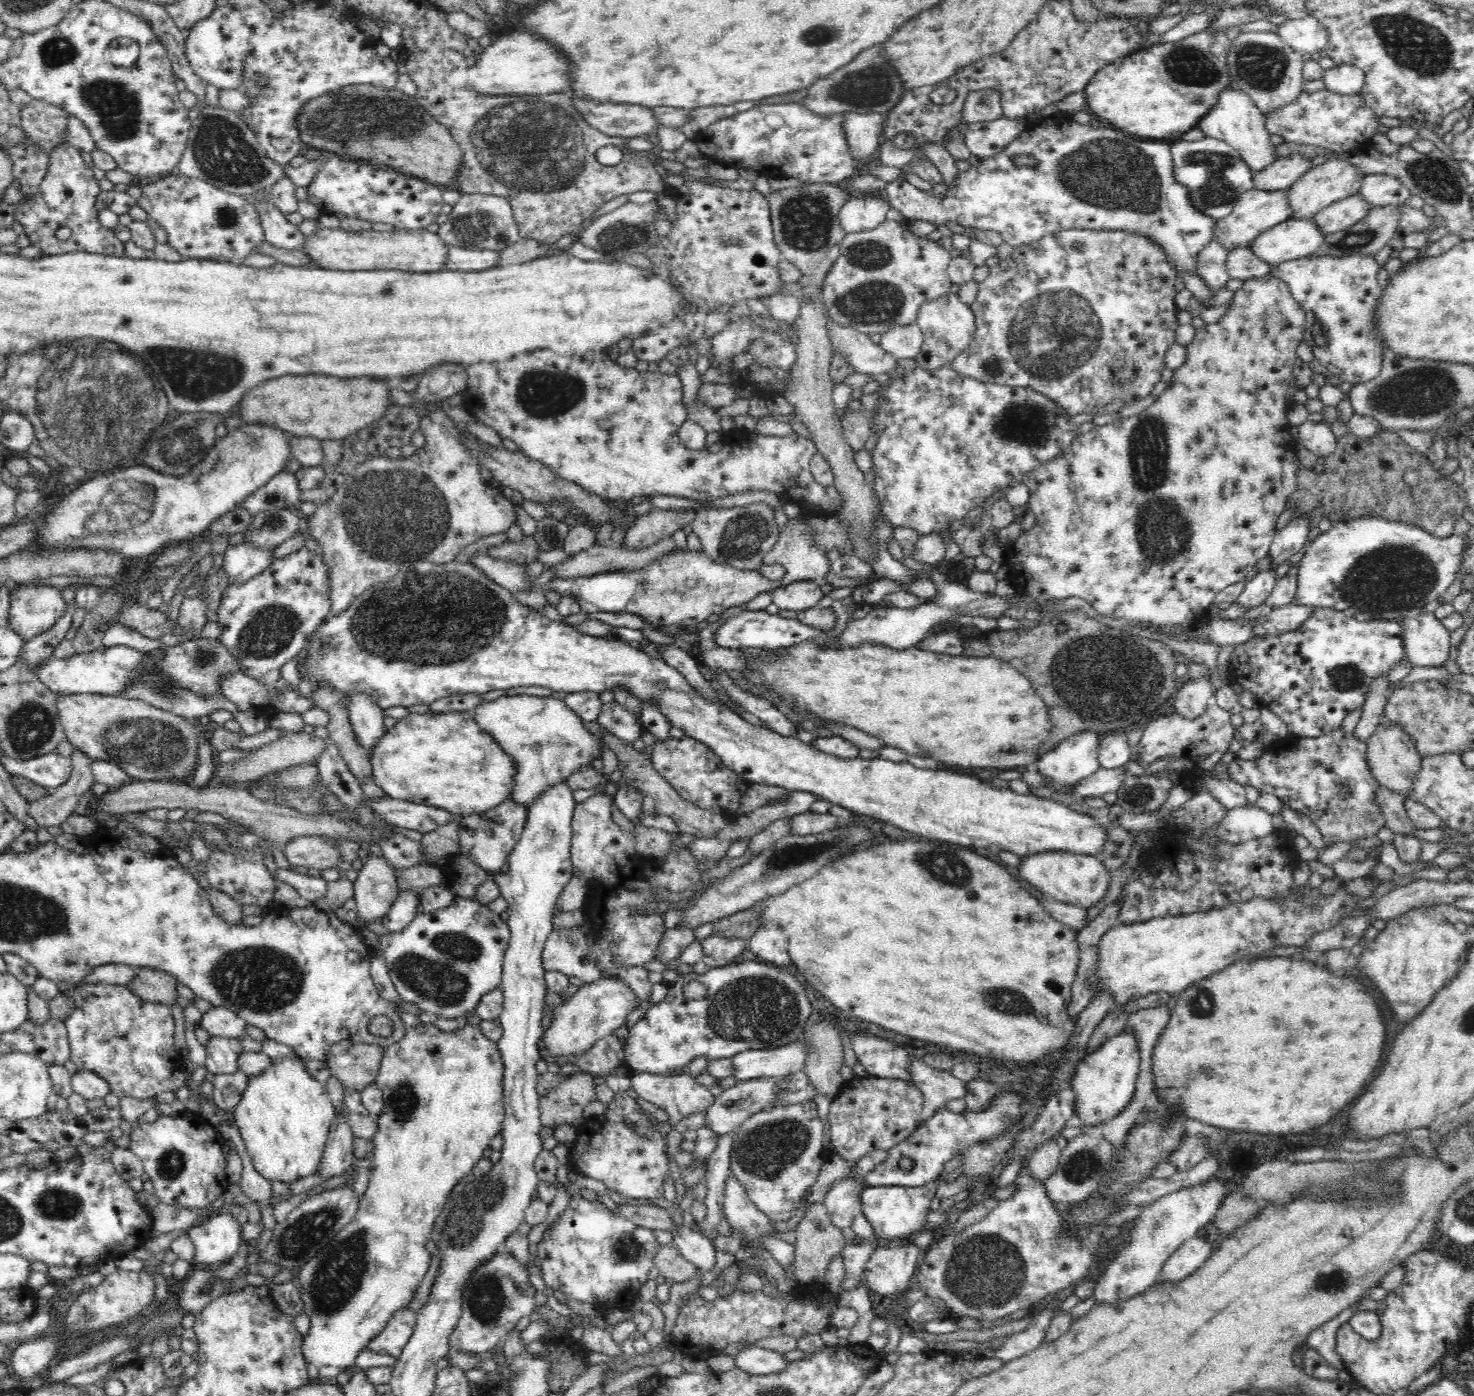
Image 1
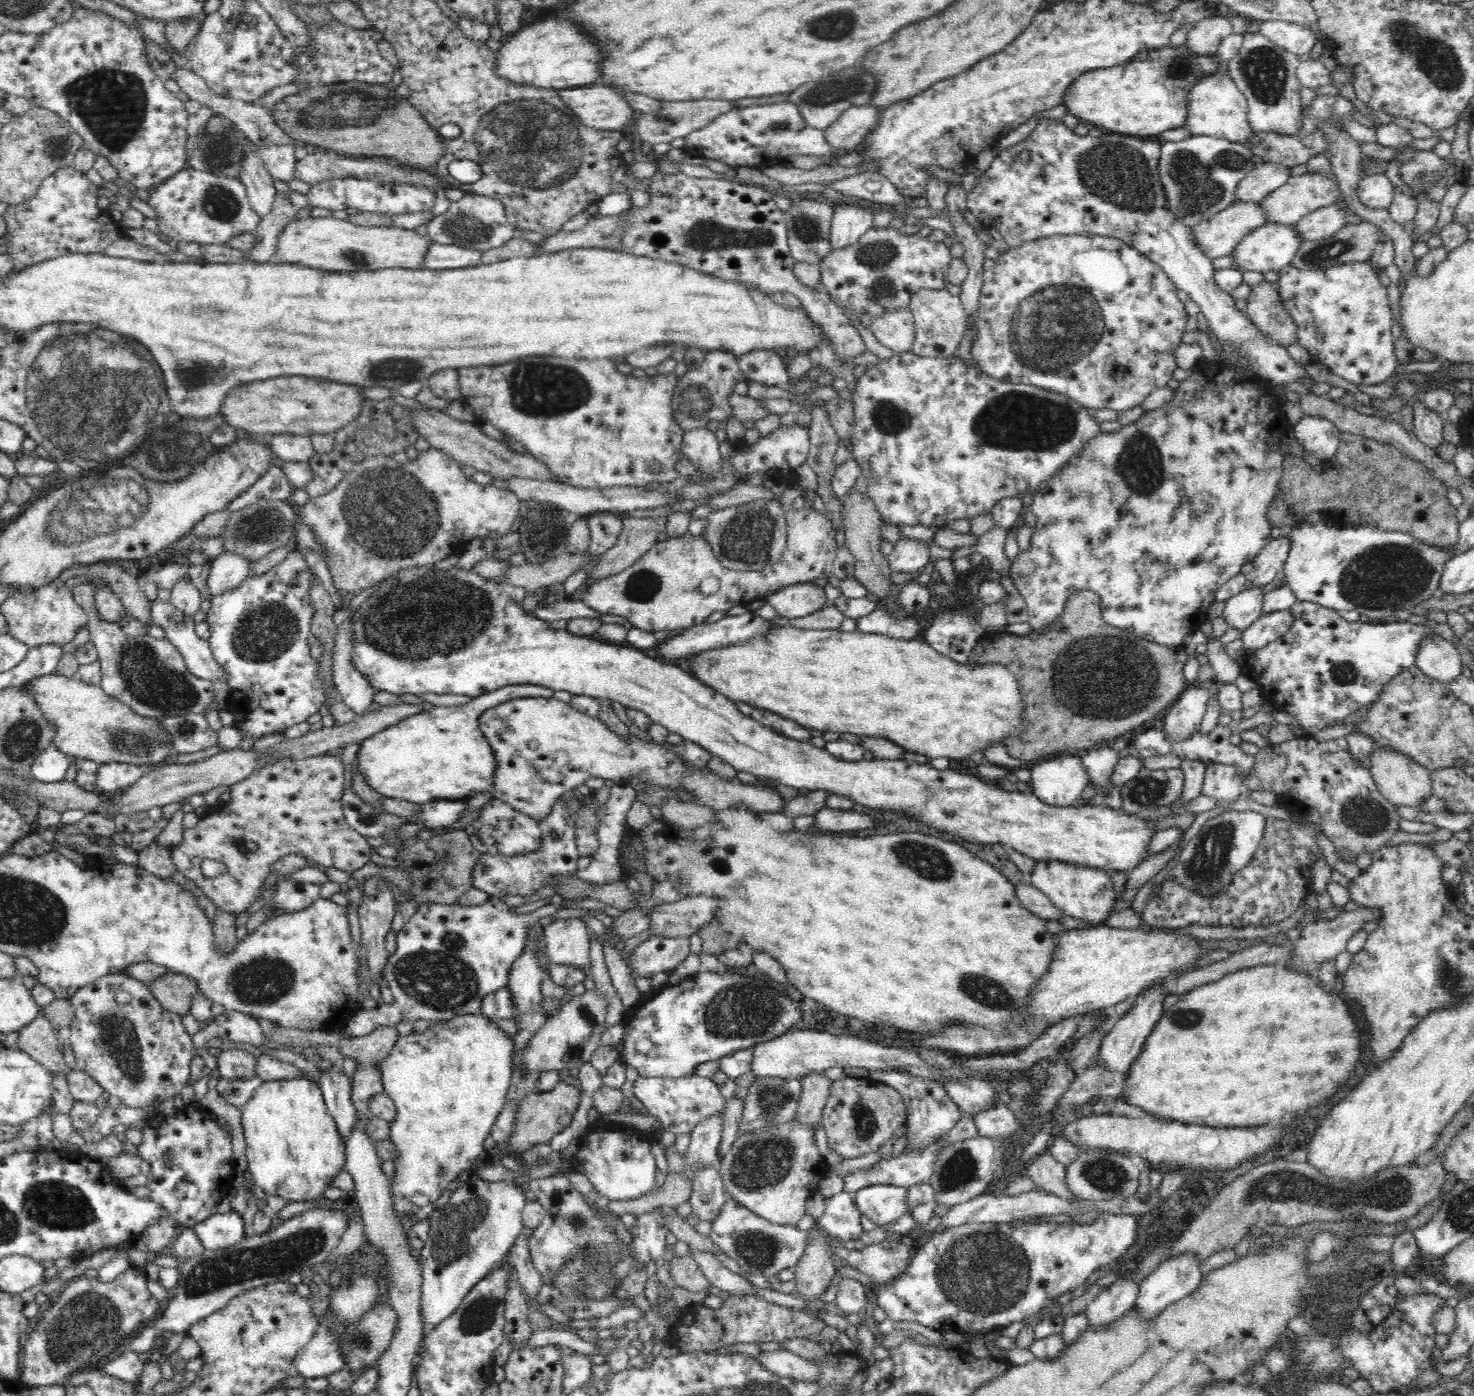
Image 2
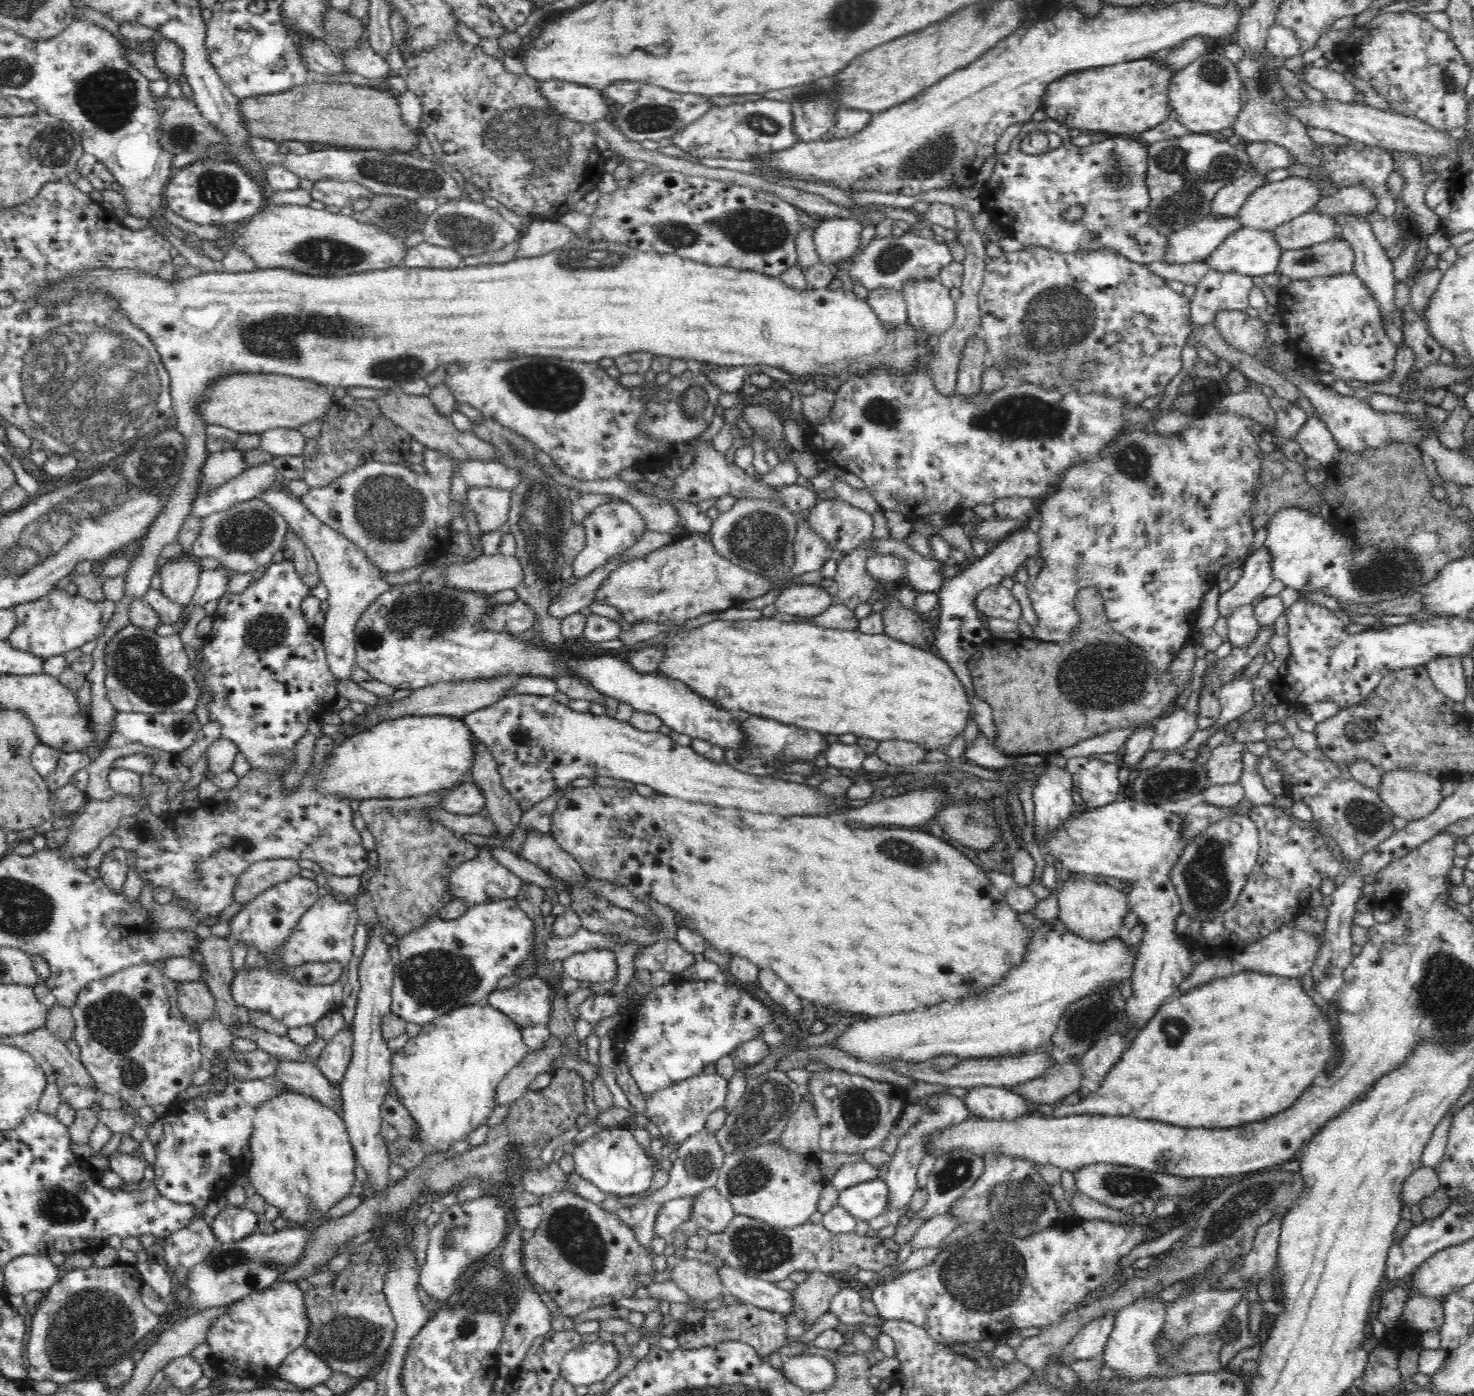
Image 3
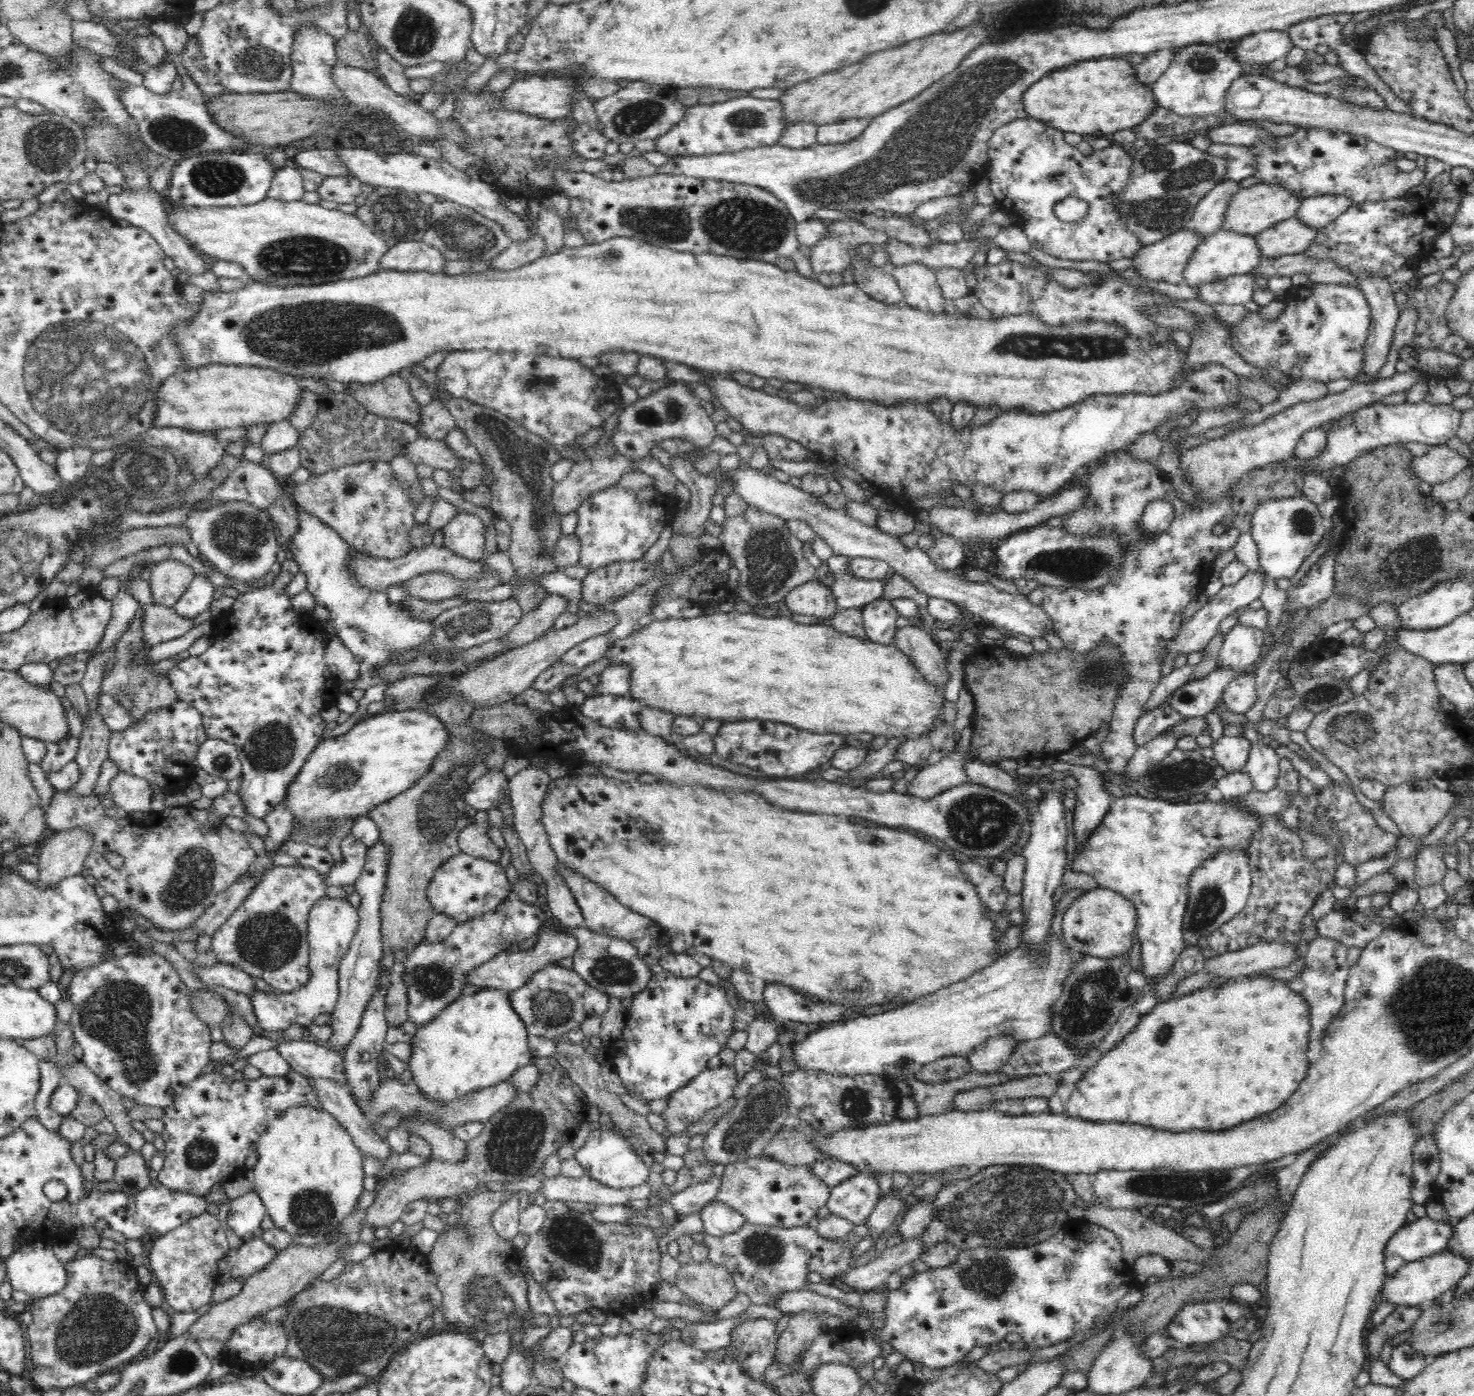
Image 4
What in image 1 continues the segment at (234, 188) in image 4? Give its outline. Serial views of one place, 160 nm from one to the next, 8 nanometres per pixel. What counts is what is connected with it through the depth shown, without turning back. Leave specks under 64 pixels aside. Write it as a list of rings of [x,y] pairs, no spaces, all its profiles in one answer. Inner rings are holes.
[[[176,171],[144,187],[137,205],[166,230],[168,245],[178,251],[182,261],[200,259],[242,265],[248,256],[259,253],[259,248],[266,241],[261,216],[246,196],[222,191],[198,178],[182,174],[176,177]]]

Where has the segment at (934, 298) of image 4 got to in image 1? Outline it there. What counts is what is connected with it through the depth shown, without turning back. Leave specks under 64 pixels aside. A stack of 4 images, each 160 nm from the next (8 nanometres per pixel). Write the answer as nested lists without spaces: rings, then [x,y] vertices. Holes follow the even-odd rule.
[[[951,291],[936,300],[924,303],[919,310],[917,325],[923,334],[923,345],[915,358],[917,366],[926,370],[938,370],[966,351],[976,336],[975,314],[971,305],[960,301],[958,294]]]

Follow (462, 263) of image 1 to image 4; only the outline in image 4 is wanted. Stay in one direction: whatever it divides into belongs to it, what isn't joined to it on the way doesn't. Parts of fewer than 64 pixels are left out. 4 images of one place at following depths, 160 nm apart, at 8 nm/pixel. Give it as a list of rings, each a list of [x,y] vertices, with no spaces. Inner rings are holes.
[[[410,240],[388,249],[381,262],[381,270],[442,272],[446,263],[447,258],[439,248],[424,241]]]

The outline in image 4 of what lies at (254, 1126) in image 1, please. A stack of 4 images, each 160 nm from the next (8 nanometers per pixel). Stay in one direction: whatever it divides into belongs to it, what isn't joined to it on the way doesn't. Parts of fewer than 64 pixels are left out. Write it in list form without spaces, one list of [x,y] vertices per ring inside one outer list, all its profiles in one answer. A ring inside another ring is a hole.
[[[305,1104],[290,1106],[270,1122],[270,1126],[261,1134],[257,1144],[258,1160],[252,1172],[254,1174],[255,1194],[262,1200],[267,1213],[274,1221],[275,1226],[286,1230],[290,1234],[310,1234],[310,1236],[328,1237],[335,1234],[340,1228],[340,1222],[354,1211],[364,1190],[364,1170],[362,1169],[361,1150],[355,1145],[351,1134],[324,1108],[316,1109]]]

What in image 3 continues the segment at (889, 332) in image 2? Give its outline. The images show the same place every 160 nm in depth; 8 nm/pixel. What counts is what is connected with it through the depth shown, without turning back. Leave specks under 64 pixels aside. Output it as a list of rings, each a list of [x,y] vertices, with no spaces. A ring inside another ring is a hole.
[[[876,289],[869,292],[867,302],[876,313],[886,331],[905,327],[909,314],[903,293],[892,289]]]

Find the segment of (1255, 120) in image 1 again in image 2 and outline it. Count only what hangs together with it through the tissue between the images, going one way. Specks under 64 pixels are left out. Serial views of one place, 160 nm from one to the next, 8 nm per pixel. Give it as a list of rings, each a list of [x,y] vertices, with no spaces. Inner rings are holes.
[[[1221,67],[1213,75],[1200,79],[1192,88],[1185,127],[1194,136],[1215,136],[1243,145],[1256,133],[1247,117],[1248,108],[1246,97],[1237,88],[1225,67]]]

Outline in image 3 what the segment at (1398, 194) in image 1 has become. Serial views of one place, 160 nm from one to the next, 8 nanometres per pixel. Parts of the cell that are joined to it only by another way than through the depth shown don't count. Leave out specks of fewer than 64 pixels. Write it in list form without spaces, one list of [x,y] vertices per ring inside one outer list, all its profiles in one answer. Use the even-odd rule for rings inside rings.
[[[1356,184],[1341,188],[1333,197],[1322,196],[1315,209],[1332,217],[1336,214],[1348,214],[1348,212],[1369,215],[1376,212],[1378,199],[1369,186]]]

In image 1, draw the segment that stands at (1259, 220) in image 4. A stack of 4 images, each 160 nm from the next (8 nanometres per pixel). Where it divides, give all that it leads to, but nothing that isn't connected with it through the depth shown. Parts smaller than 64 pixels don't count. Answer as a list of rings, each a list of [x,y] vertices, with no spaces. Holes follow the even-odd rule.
[[[1328,159],[1324,163],[1312,167],[1289,188],[1292,217],[1314,218],[1323,208],[1348,196],[1359,194],[1365,176],[1366,174],[1348,160]]]

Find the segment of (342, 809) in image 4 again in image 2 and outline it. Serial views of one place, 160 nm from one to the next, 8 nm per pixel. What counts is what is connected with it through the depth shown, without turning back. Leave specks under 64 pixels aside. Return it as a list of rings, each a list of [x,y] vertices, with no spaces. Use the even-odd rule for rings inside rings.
[[[521,684],[505,686],[472,698],[464,705],[428,708],[366,739],[357,754],[367,783],[383,796],[414,804],[439,800],[469,801],[495,785],[497,760],[479,727],[480,716],[497,703],[528,697],[552,697],[553,690]]]

